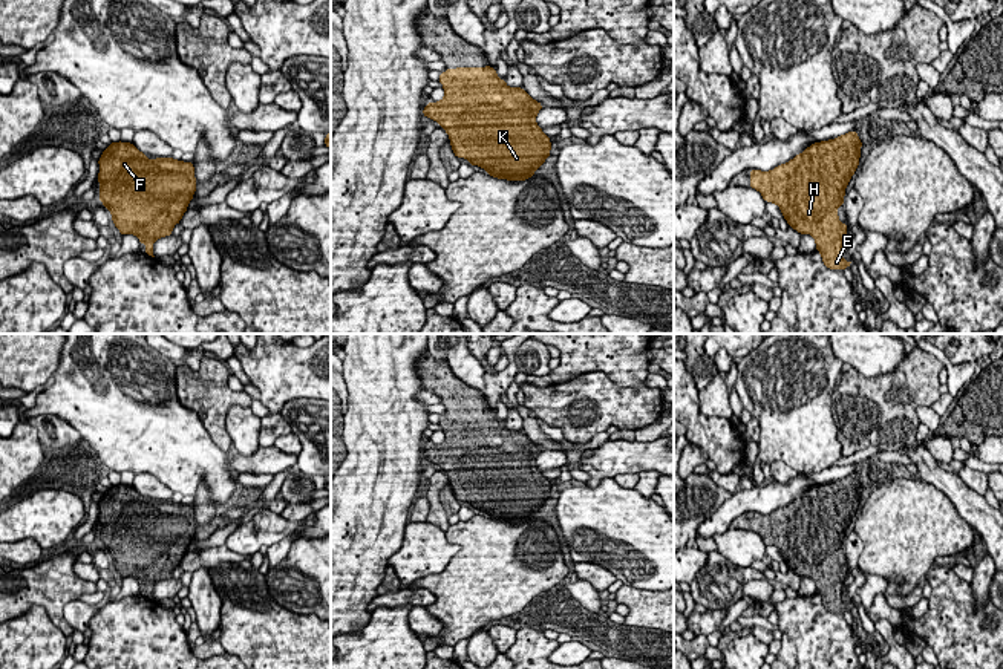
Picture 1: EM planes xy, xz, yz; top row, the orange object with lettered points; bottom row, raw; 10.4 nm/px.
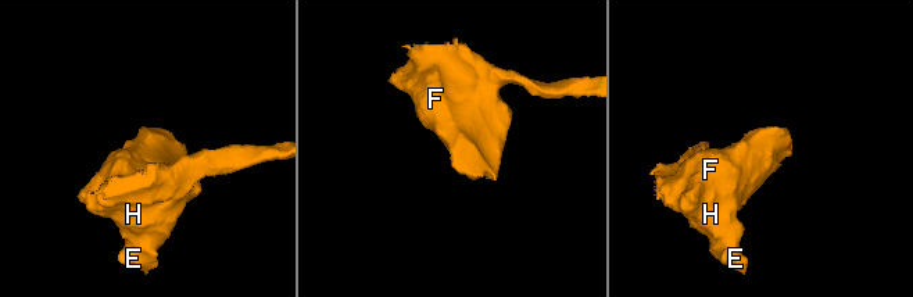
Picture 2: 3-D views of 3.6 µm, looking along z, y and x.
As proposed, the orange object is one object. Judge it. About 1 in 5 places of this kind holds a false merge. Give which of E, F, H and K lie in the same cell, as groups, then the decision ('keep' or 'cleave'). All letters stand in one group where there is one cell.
E F H K; keep

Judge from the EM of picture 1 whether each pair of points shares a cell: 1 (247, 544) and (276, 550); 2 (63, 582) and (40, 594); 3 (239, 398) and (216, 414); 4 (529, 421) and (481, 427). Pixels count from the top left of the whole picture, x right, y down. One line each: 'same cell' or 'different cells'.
1: different cells
2: same cell
3: same cell
4: different cells

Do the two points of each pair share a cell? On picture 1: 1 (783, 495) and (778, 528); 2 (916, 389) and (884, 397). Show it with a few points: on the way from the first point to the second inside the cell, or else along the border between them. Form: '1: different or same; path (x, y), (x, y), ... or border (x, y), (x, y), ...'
1: different; border (812, 486), (800, 496), (769, 513), (746, 513)
2: same; path (908, 389), (891, 397)

